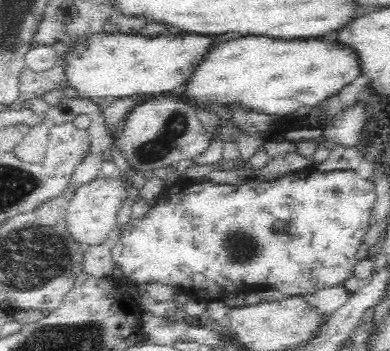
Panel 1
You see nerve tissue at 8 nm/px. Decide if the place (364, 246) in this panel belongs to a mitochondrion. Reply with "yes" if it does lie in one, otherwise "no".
no

